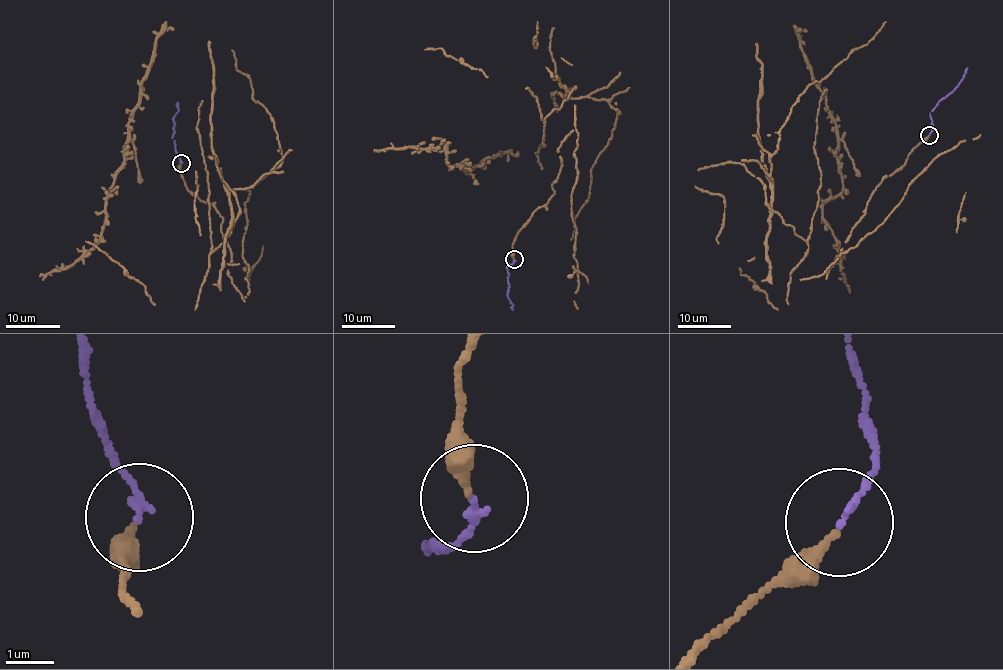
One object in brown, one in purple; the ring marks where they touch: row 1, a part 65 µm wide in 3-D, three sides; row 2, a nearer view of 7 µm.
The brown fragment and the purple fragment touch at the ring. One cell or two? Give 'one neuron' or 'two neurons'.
one neuron

